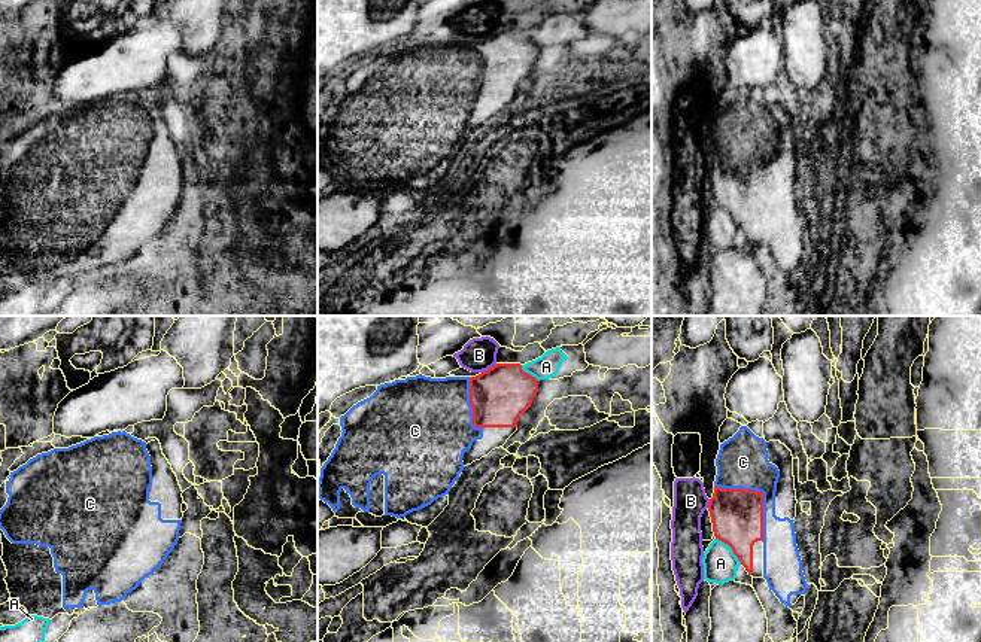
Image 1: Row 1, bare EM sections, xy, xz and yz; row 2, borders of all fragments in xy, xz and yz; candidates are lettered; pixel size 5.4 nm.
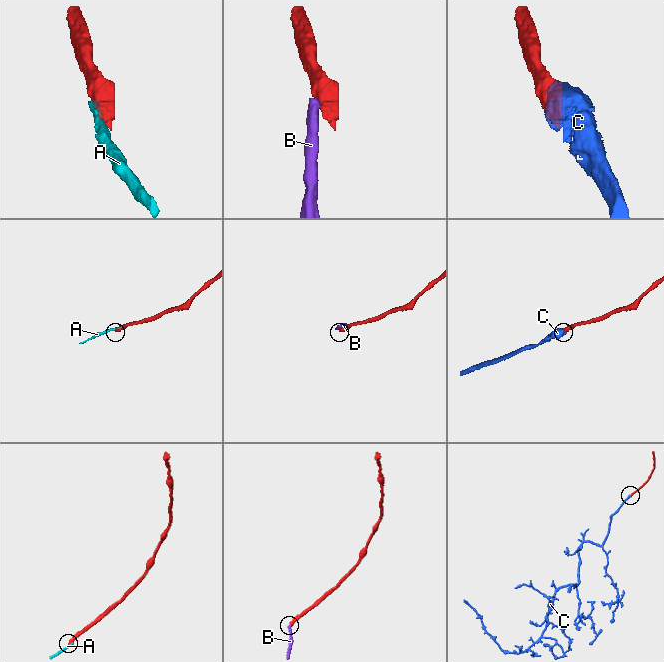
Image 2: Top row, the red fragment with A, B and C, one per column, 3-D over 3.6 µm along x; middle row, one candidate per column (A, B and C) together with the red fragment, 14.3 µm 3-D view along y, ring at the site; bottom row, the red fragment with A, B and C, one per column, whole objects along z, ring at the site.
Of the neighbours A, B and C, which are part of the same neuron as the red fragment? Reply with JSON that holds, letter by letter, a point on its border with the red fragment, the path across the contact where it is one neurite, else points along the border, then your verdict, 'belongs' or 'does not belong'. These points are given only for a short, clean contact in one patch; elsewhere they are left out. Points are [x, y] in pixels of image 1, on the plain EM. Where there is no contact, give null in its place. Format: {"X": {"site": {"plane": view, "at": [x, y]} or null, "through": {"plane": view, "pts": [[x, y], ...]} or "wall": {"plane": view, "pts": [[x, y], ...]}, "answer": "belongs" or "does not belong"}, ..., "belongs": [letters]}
{"A": {"site": {"plane": "yz", "at": [731, 213]}, "answer": "does not belong"}, "B": {"site": {"plane": "xz", "at": [489, 35]}, "wall": {"plane": "xz", "pts": [[497, 30], [482, 39]]}, "answer": "does not belong"}, "C": {"site": {"plane": "yz", "at": [762, 160]}, "answer": "belongs"}, "belongs": ["C"]}

